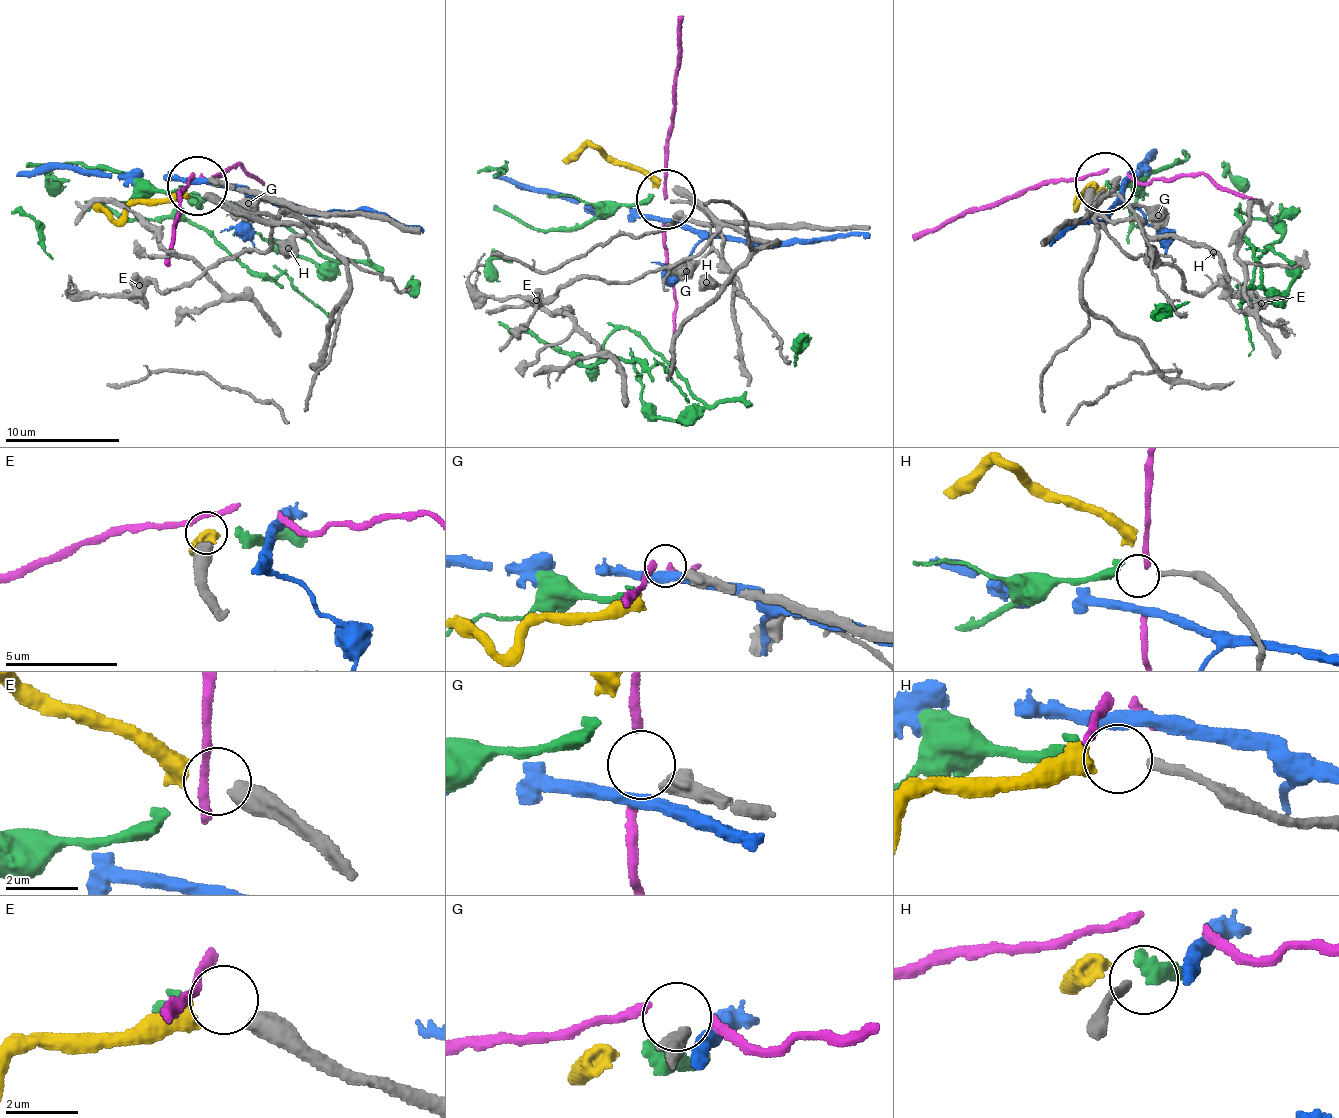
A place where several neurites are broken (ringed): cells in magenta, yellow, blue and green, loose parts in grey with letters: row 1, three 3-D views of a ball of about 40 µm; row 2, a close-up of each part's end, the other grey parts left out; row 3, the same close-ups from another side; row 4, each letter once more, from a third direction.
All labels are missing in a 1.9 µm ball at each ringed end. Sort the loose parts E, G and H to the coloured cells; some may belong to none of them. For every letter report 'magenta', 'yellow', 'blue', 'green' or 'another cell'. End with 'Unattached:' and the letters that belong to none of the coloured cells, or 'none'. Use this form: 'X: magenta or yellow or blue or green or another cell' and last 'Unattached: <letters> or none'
E: yellow
G: another cell
H: green
Unattached: G

